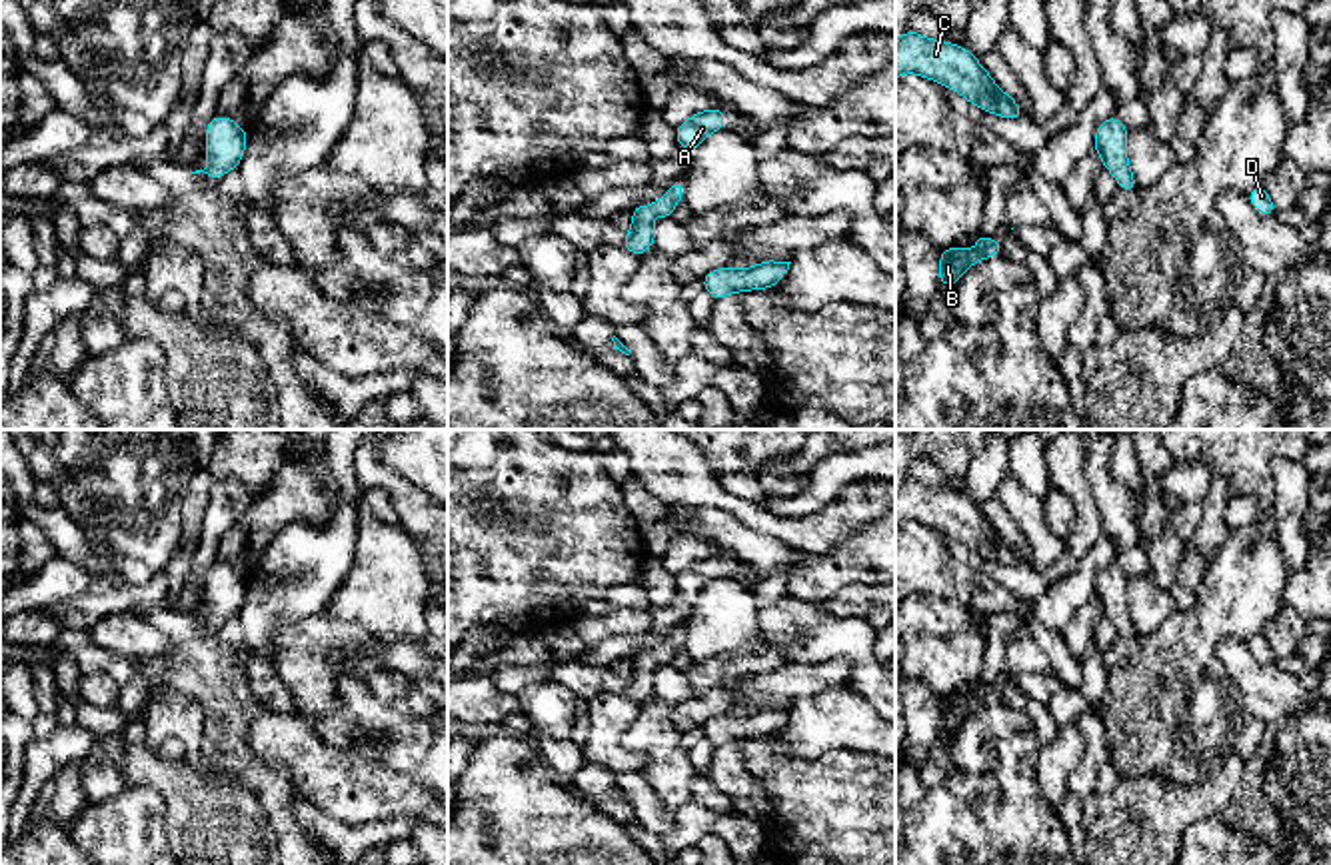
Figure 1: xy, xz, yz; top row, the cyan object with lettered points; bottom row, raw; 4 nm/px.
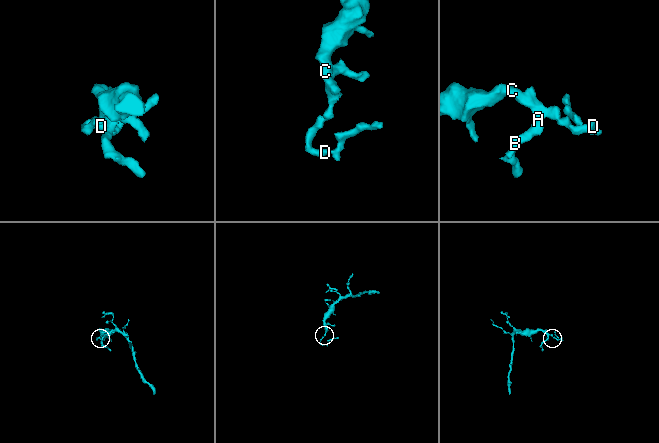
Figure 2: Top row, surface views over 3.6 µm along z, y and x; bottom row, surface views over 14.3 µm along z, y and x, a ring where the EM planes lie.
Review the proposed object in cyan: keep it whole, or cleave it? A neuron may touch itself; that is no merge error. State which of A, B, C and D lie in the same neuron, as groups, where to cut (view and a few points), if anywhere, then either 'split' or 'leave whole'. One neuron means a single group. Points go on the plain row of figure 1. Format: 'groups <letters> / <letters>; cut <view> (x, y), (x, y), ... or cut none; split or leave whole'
groups A B C D; cut none; leave whole

